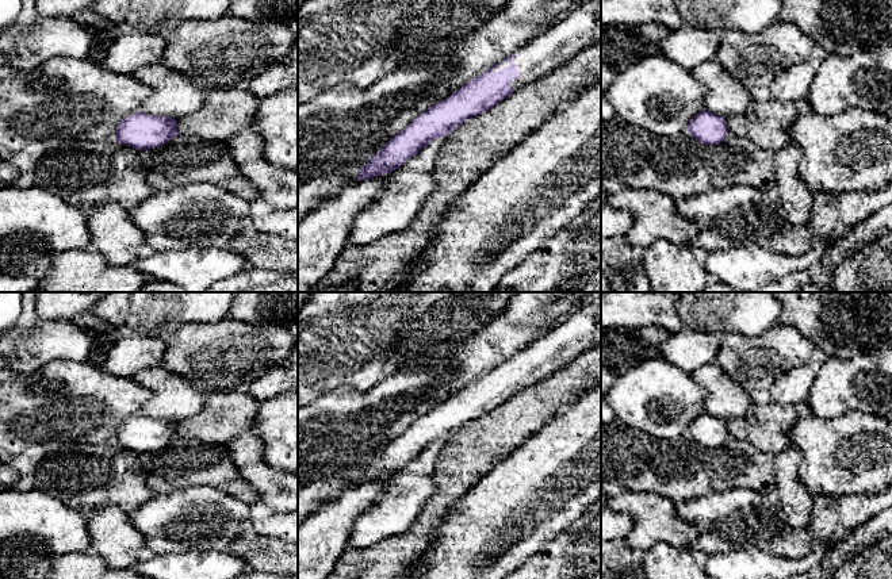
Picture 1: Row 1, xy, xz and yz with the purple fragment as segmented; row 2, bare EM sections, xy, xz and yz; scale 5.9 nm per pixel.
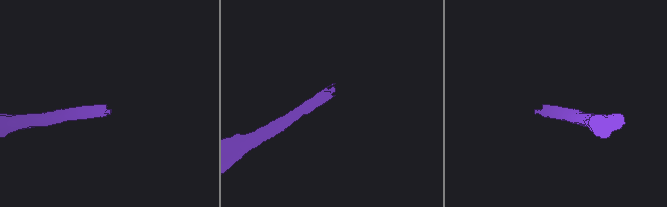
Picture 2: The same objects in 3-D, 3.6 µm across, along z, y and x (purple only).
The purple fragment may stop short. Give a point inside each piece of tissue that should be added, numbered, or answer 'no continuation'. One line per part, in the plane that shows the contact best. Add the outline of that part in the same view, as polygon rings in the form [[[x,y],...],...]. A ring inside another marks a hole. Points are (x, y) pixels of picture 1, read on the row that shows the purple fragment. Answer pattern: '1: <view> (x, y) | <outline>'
1: xz (566, 38) | [[[586,0],[581,7],[548,27],[512,60],[520,77],[512,80],[516,91],[552,73],[582,50],[601,43],[601,0]]]

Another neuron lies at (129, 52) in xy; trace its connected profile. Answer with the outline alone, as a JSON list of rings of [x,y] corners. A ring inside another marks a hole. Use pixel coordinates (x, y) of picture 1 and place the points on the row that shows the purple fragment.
[[[153,32],[120,34],[107,49],[100,65],[114,73],[133,74],[137,69],[161,64],[166,37]]]

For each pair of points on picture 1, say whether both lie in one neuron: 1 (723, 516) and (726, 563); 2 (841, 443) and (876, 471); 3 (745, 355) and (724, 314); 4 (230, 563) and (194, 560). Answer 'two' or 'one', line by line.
1: two
2: one
3: two
4: one

